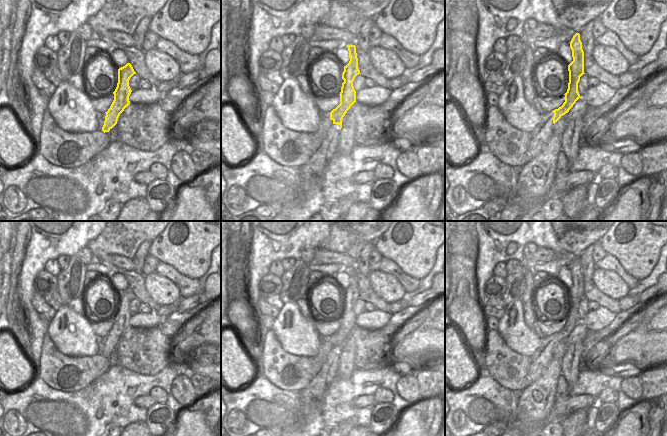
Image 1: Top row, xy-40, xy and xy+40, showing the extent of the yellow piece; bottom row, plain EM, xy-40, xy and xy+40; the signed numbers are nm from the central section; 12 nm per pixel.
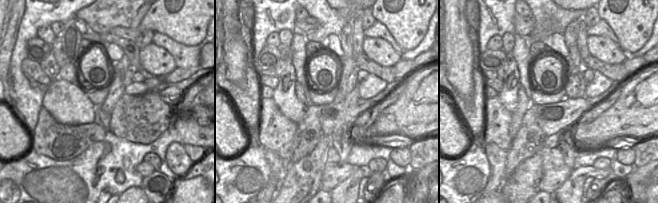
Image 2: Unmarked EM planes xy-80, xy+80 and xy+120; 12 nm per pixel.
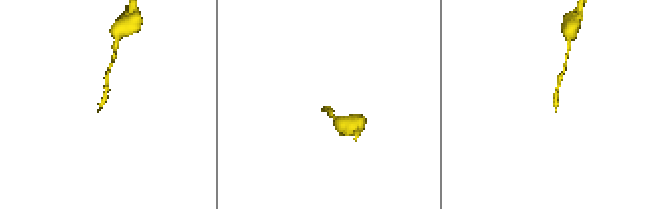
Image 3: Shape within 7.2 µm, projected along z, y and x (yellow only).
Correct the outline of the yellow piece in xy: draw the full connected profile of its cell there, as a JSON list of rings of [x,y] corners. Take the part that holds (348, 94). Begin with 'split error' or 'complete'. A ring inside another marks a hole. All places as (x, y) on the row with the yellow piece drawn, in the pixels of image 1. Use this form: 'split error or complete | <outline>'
split error | [[[347,45],[349,51],[349,63],[344,66],[340,92],[340,104],[330,112],[333,125],[328,129],[321,146],[313,153],[309,161],[297,168],[301,171],[301,177],[310,182],[321,183],[322,174],[329,160],[338,152],[338,135],[342,128],[342,119],[356,102],[356,91],[353,81],[360,74],[355,45]]]

